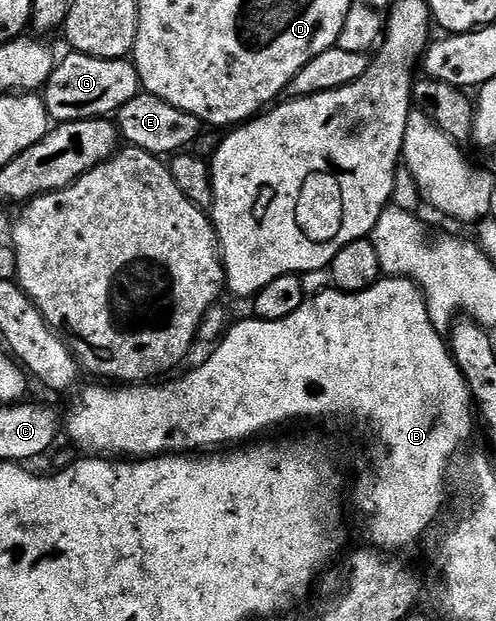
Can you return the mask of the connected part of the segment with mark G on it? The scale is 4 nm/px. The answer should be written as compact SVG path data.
M71 51L69 55L63 60L61 57L55 63L41 93L51 121L110 118L118 113L124 102L132 102L132 98L138 95L140 91L138 72L129 59L101 60L76 51Z

